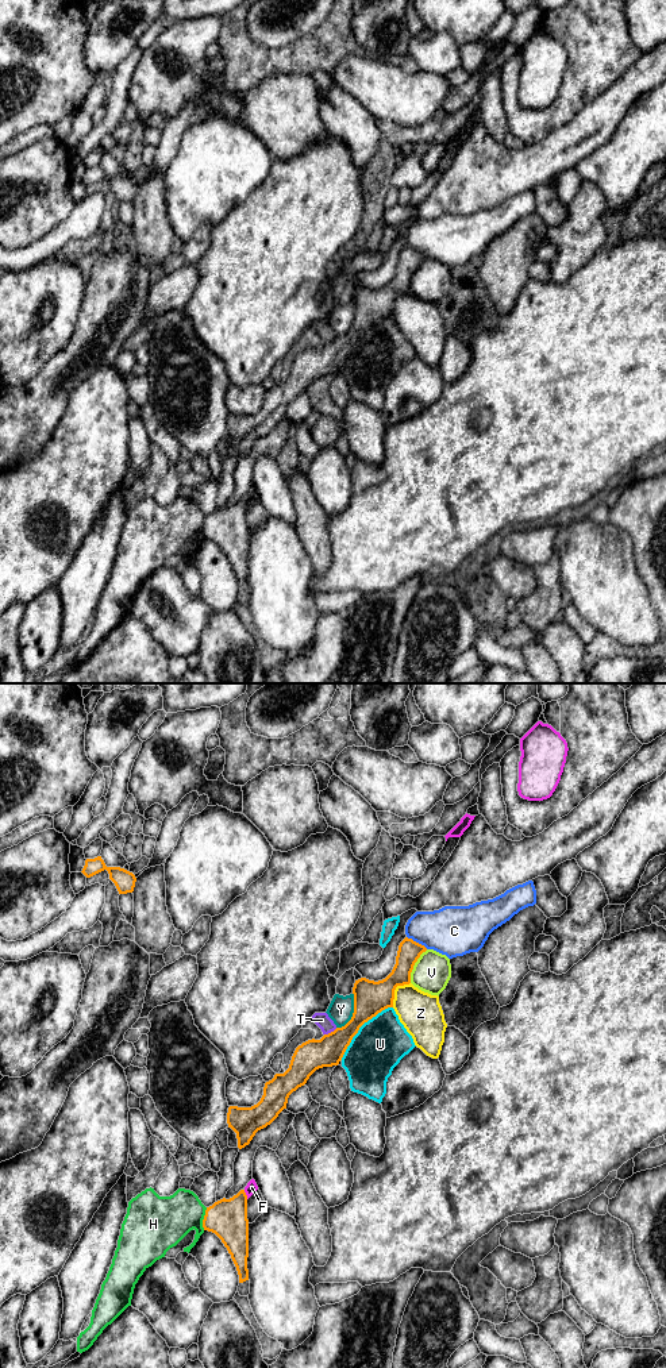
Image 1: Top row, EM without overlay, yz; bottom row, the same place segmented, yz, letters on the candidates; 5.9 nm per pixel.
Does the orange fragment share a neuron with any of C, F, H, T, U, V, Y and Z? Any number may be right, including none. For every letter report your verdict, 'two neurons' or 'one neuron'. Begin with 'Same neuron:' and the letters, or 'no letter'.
Same neuron: no letter
C: two neurons
F: two neurons
H: two neurons
T: two neurons
U: two neurons
V: two neurons
Y: two neurons
Z: two neurons

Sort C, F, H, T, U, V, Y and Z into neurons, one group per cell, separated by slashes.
C / F / H / T / U / V / Y / Z

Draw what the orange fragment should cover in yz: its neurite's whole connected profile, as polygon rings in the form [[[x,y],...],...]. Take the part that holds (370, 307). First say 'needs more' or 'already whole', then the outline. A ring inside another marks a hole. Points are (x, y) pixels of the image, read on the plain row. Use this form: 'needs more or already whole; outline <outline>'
already whole; outline [[[405,246],[399,254],[396,273],[385,288],[355,289],[354,321],[344,335],[336,336],[320,348],[312,347],[299,354],[289,377],[265,392],[263,404],[257,413],[228,416],[227,432],[236,442],[239,458],[249,454],[258,439],[270,433],[286,417],[289,404],[304,394],[316,378],[339,373],[353,346],[365,331],[382,319],[393,316],[396,296],[411,292],[413,274],[426,259],[424,254]]]

